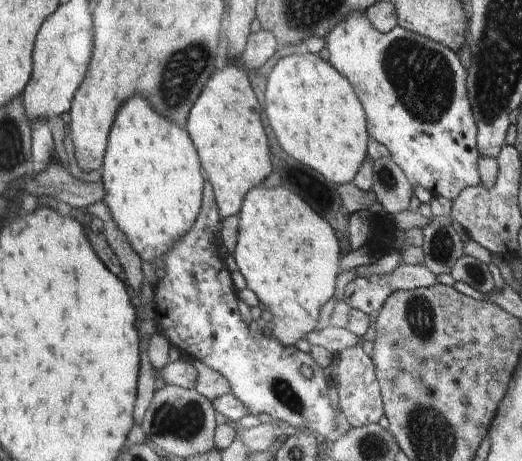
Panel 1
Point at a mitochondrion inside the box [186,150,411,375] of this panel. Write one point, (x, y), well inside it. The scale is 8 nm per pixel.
(387, 181)

